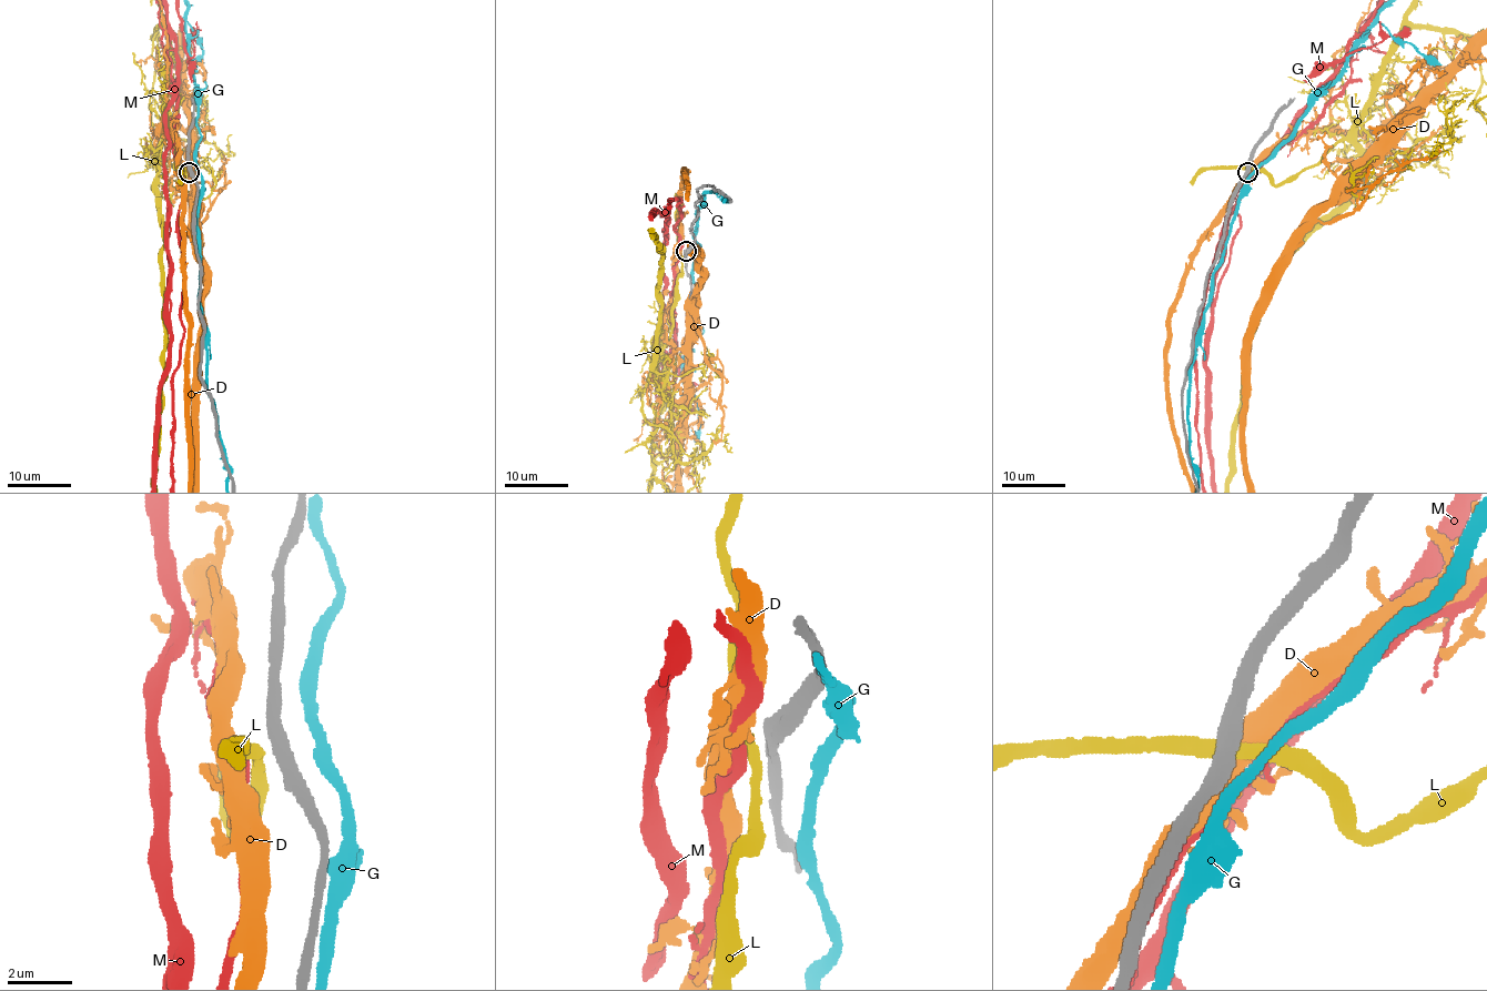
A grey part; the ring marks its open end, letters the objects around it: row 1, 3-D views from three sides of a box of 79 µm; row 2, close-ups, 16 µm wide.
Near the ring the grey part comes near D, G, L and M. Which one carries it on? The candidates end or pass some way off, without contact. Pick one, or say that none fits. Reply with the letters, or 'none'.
M

